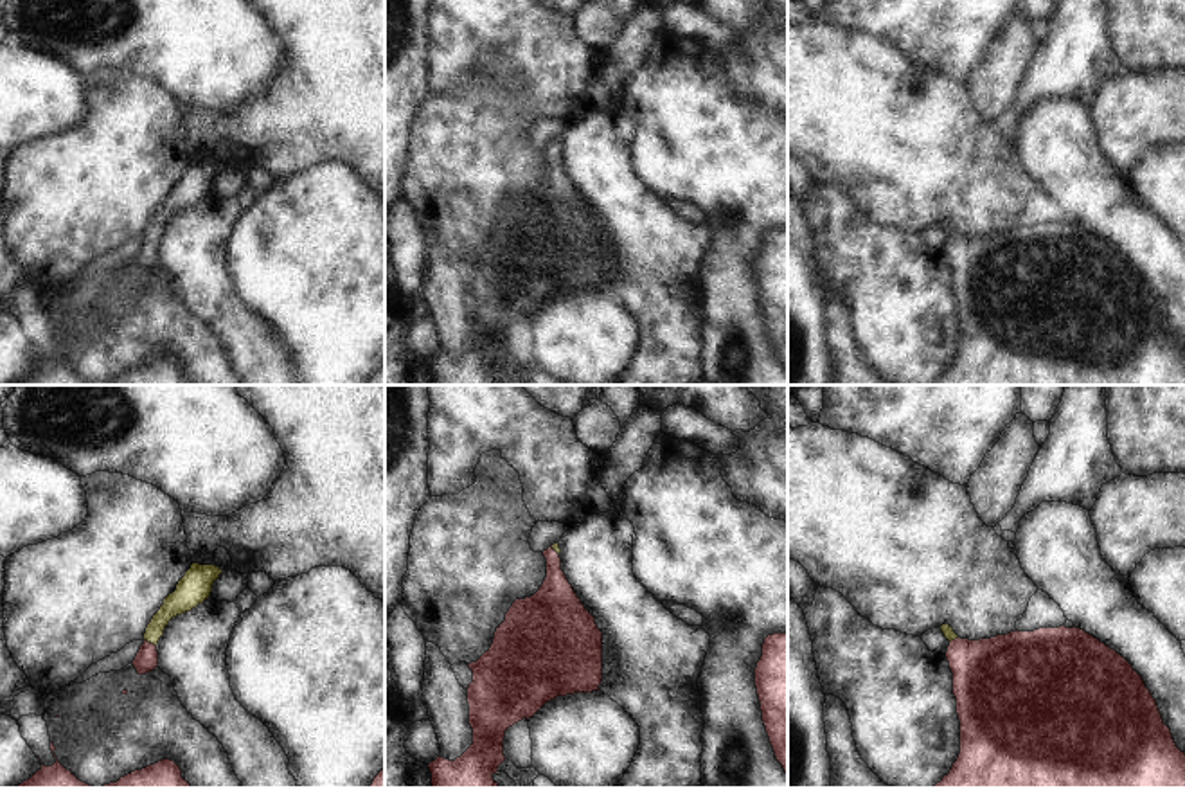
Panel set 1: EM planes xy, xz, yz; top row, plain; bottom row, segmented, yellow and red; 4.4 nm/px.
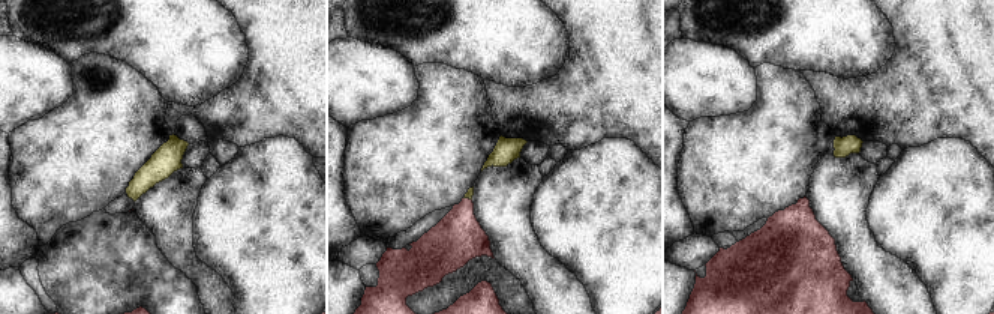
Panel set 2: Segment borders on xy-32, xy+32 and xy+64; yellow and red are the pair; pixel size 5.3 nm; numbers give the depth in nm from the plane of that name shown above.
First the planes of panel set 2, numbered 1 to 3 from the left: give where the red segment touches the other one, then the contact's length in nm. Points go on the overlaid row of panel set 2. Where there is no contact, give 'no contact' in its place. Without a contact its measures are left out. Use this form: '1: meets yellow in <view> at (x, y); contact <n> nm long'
1: no contact
2: meets yellow in xy+32 at (468, 197); contact 50 nm long
3: no contact

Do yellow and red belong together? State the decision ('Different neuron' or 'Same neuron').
Same neuron

